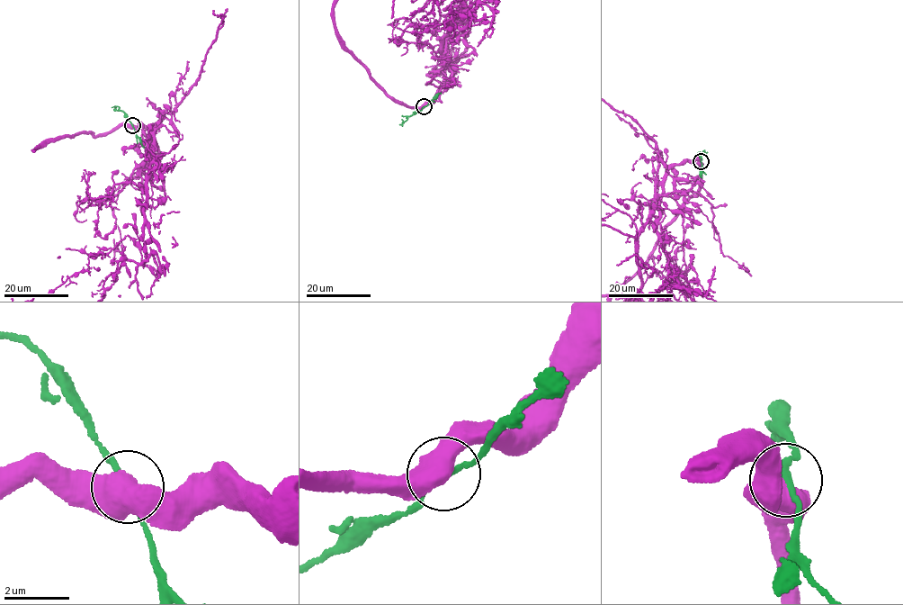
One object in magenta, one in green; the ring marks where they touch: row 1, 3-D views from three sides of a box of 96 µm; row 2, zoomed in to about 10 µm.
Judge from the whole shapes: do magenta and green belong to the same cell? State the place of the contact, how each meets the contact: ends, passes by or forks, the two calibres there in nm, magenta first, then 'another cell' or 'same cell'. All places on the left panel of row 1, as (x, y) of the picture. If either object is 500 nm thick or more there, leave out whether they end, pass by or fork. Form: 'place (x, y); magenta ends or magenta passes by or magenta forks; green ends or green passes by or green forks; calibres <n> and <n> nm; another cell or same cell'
place (132, 125); calibres 550 and 190 nm; same cell

